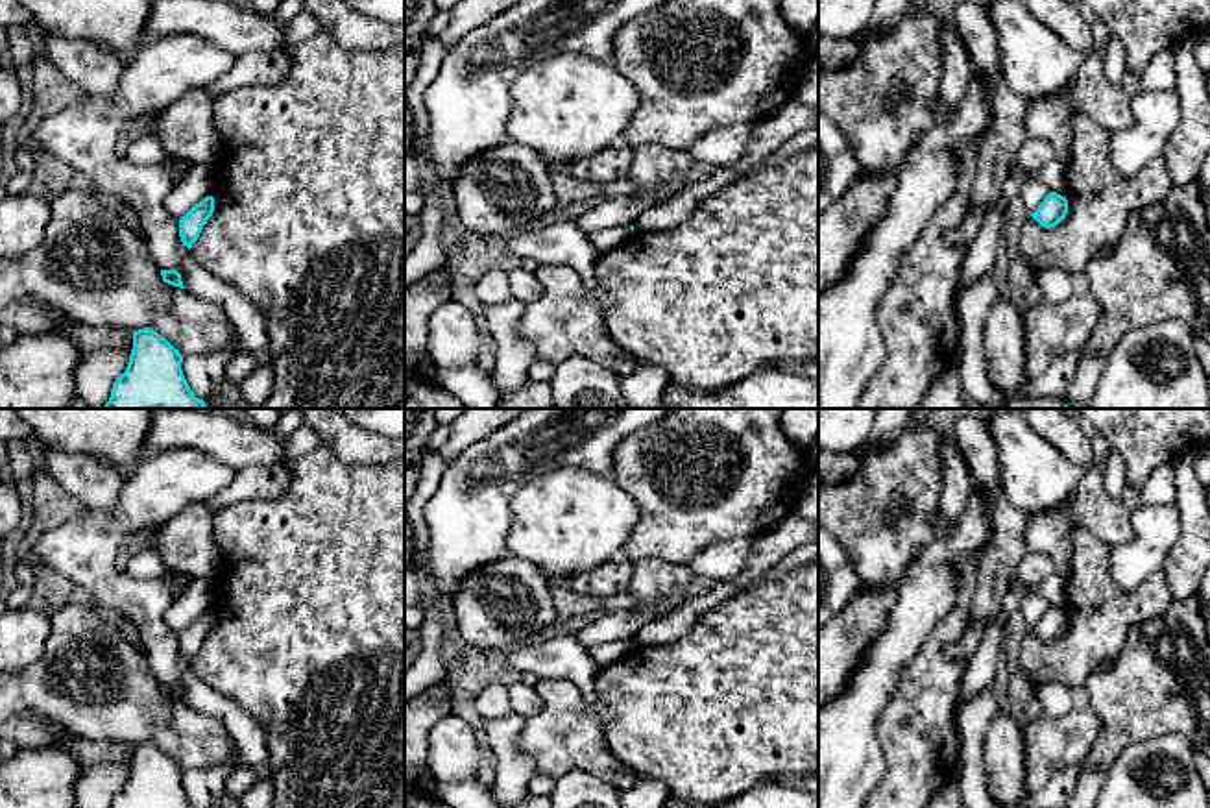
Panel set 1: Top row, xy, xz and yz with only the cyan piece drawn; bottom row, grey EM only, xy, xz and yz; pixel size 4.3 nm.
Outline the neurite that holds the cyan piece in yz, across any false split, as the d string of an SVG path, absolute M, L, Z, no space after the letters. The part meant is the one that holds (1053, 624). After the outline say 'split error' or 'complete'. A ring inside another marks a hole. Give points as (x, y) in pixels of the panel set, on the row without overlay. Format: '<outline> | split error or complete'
M1049 606L1044 616L1038 619L1031 630L1042 640L1042 642L1055 642L1060 638L1068 629L1068 614L1066 610L1060 610L1057 606Z | complete

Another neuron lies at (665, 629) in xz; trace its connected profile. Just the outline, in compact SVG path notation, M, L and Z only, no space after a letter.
M724 581L713 586L708 594L684 601L671 614L645 623L632 638L634 647L672 643L684 638L704 612L717 608L720 603L733 597L741 590L743 588L735 582Z

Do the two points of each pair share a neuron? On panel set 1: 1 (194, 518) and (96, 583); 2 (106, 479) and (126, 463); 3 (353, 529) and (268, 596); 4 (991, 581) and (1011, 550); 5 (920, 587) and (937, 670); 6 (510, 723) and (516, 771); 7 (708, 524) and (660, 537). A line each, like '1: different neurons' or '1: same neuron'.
1: different neurons
2: different neurons
3: same neuron
4: same neuron
5: different neurons
6: same neuron
7: same neuron

